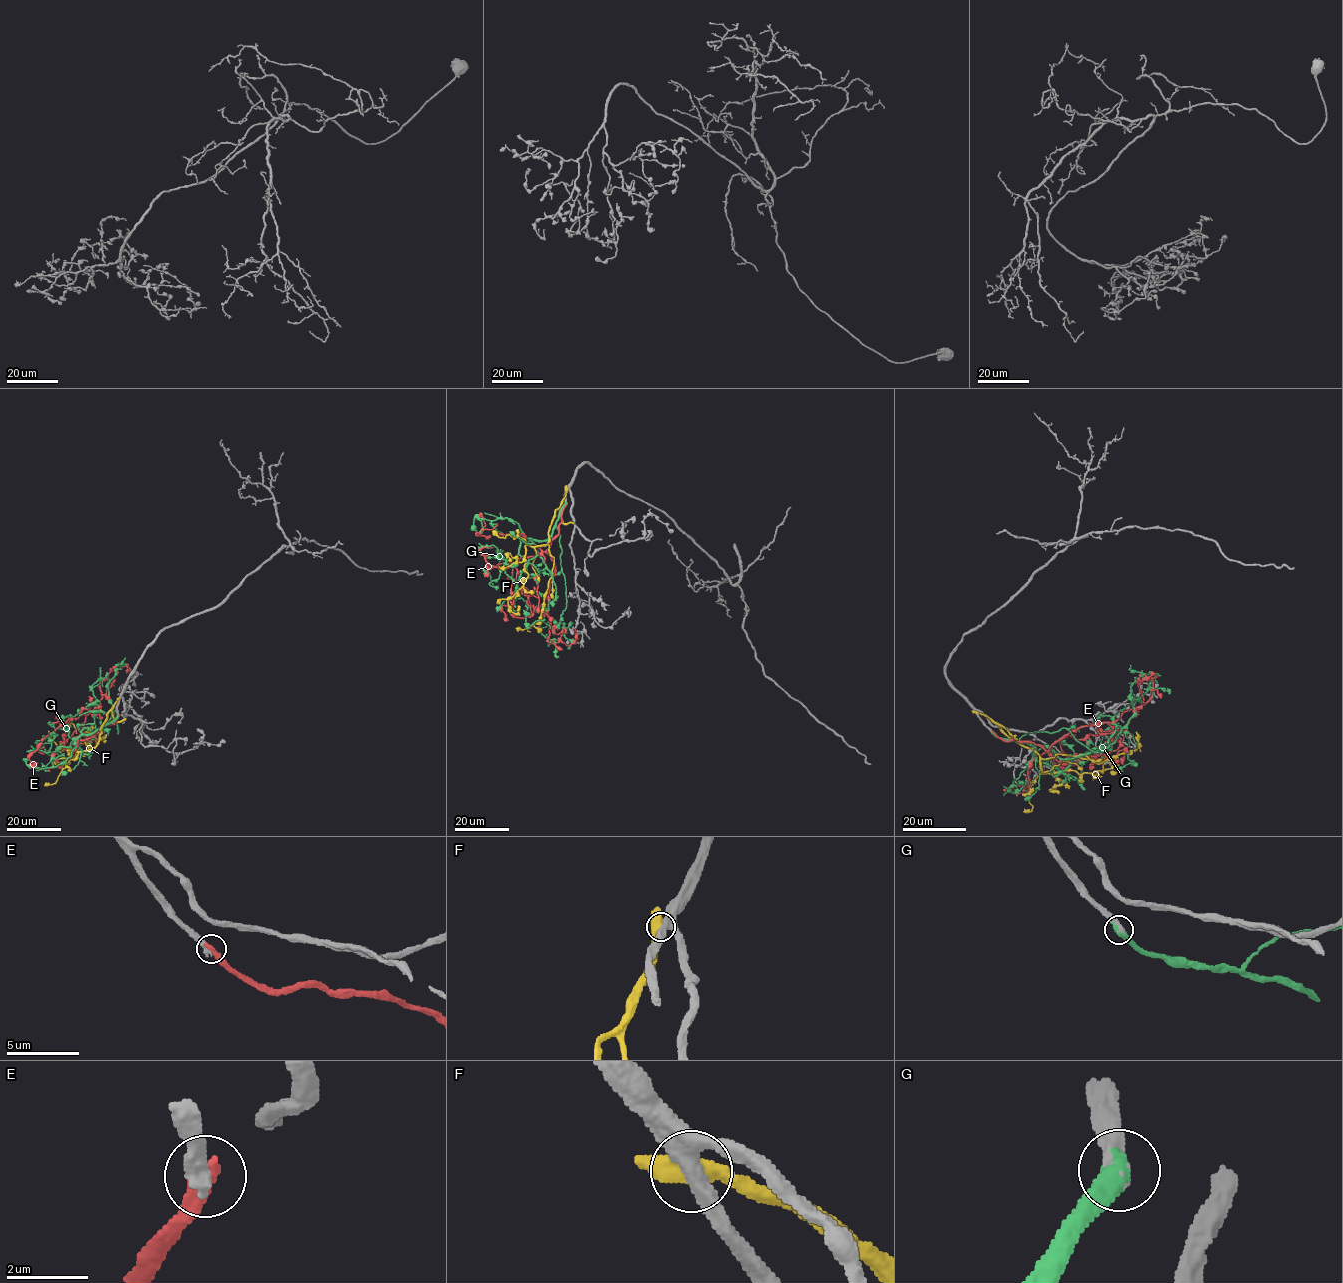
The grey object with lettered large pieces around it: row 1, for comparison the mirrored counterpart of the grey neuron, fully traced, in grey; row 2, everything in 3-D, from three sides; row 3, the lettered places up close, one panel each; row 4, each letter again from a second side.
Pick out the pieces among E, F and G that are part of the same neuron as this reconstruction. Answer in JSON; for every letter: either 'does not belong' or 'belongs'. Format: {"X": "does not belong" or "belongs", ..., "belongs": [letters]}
{"E": "does not belong", "F": "does not belong", "G": "belongs", "belongs": ["G"]}

